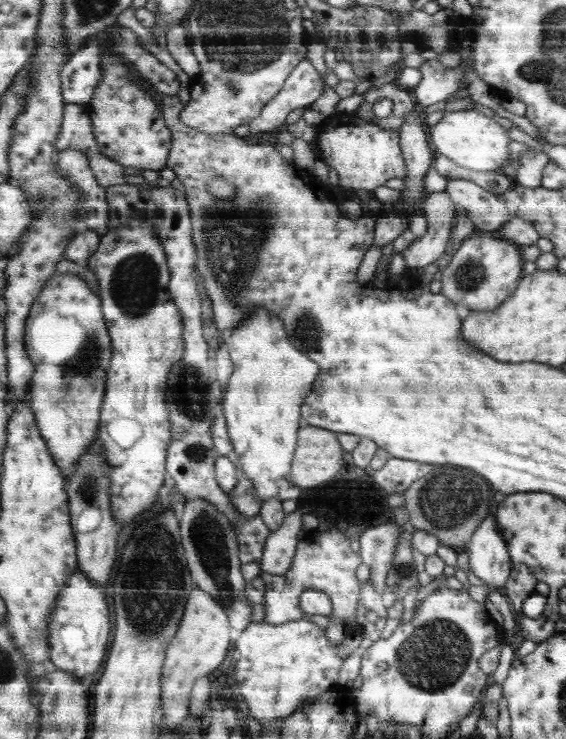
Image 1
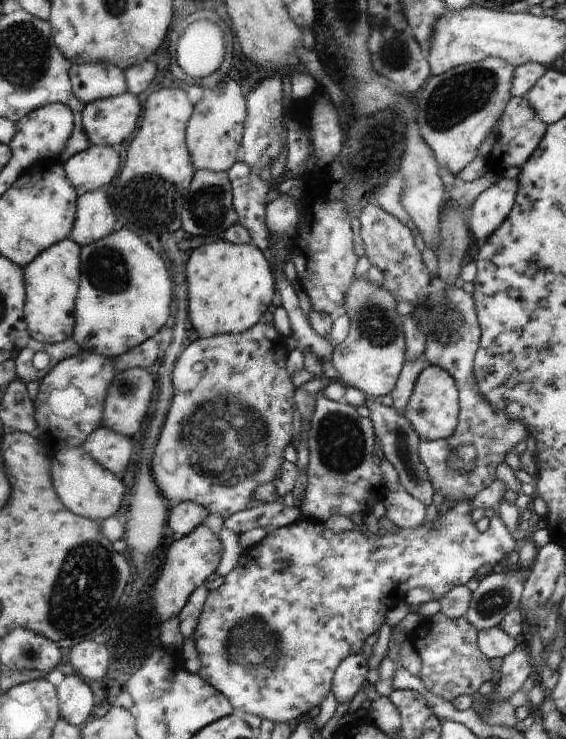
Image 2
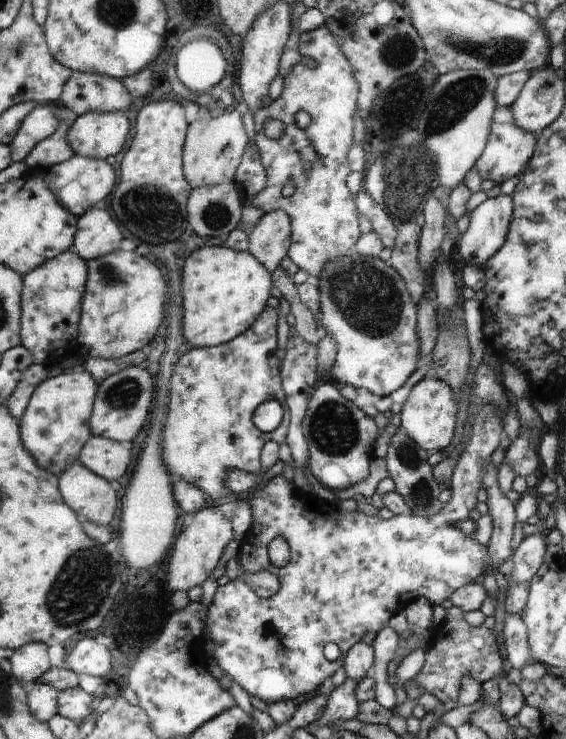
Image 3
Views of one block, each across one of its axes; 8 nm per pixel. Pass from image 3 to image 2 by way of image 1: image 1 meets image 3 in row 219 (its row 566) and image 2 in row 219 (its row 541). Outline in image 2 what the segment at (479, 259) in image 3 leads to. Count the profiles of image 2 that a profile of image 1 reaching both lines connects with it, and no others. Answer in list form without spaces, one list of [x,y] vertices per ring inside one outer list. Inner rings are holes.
[[[499,175],[498,180],[476,198],[469,208],[470,232],[474,242],[486,240],[502,226],[502,222],[512,212],[517,190],[517,177]]]

